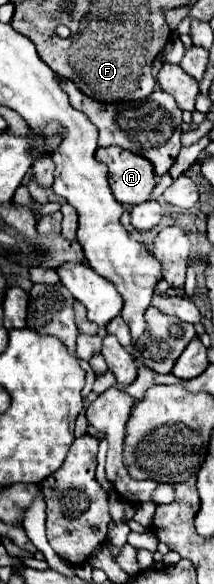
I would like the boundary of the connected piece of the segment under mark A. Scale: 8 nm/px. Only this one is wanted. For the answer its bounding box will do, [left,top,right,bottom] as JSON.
[96,146,156,204]

